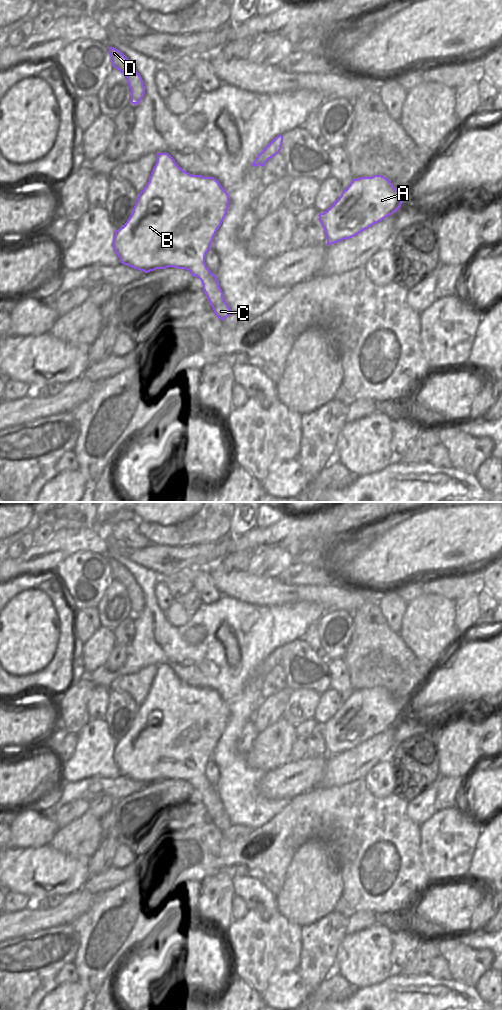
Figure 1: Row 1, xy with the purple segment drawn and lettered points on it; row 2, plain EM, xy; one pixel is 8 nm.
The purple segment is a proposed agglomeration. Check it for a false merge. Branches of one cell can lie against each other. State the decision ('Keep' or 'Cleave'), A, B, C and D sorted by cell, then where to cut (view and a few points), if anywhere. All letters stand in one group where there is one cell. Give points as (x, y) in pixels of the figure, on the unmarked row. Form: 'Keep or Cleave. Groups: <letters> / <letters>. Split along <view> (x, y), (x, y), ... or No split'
Keep. Groups: A B C D. No split.

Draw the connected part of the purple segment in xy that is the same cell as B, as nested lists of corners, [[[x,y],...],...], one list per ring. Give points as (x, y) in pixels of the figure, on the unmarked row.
[[[157,665],[149,694],[139,705],[127,734],[115,743],[113,760],[121,775],[148,785],[176,779],[197,788],[216,826],[222,833],[233,824],[223,810],[217,787],[206,778],[205,768],[229,720],[229,706],[214,689],[184,683],[168,665]]]

